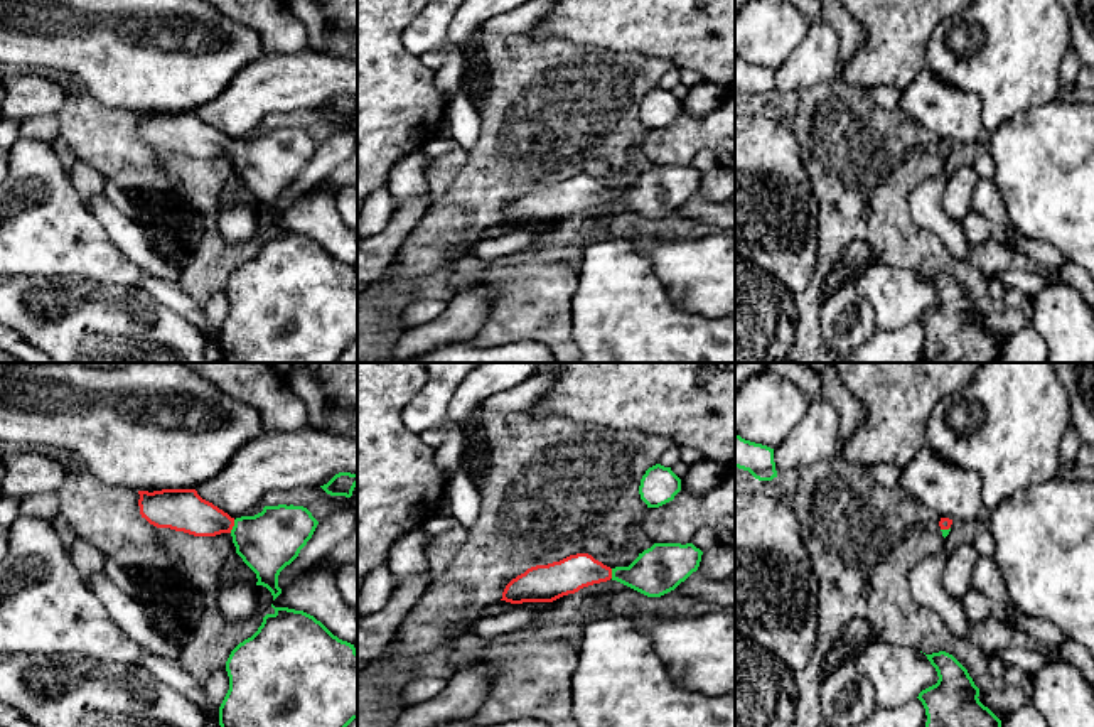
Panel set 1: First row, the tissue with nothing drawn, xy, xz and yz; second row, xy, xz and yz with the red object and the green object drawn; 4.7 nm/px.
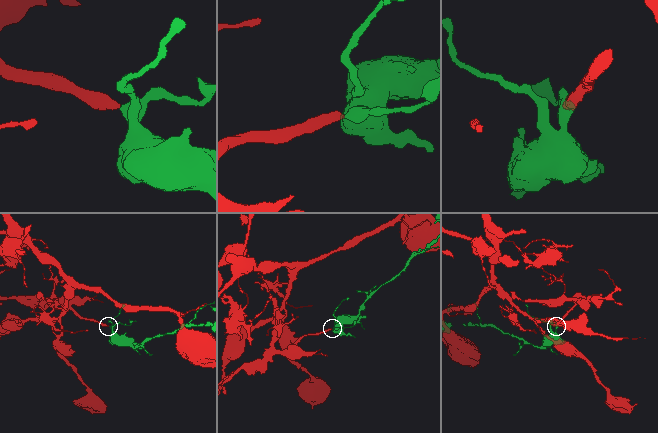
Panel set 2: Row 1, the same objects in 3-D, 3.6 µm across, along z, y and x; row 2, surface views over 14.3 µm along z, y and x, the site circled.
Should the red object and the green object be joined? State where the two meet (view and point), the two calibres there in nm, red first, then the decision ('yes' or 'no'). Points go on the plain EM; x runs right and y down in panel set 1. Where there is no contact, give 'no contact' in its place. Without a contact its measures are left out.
xy (233, 147) | 200/280 nm | yes

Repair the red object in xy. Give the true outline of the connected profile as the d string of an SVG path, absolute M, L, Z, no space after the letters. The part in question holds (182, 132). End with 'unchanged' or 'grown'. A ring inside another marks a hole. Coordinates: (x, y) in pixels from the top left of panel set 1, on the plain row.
M196 111L138 113L140 137L157 150L194 159L229 155L236 175L256 196L273 223L282 216L280 194L290 187L312 160L319 143L303 128L265 128L255 138L231 140L202 121Z; grown

